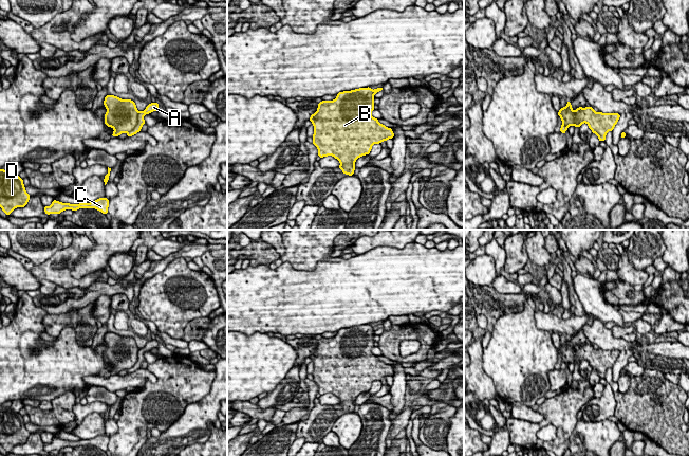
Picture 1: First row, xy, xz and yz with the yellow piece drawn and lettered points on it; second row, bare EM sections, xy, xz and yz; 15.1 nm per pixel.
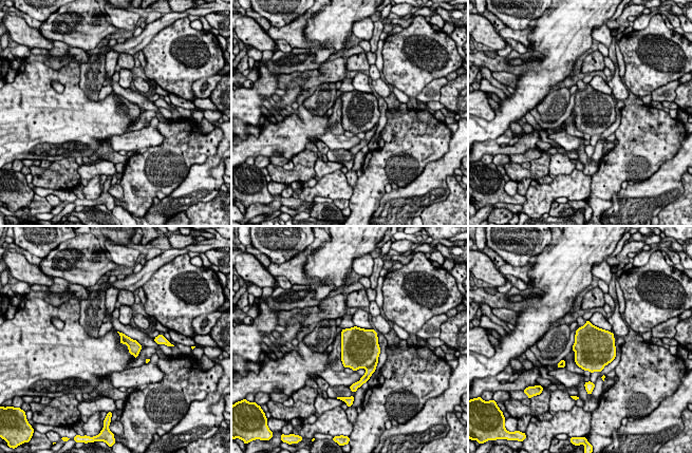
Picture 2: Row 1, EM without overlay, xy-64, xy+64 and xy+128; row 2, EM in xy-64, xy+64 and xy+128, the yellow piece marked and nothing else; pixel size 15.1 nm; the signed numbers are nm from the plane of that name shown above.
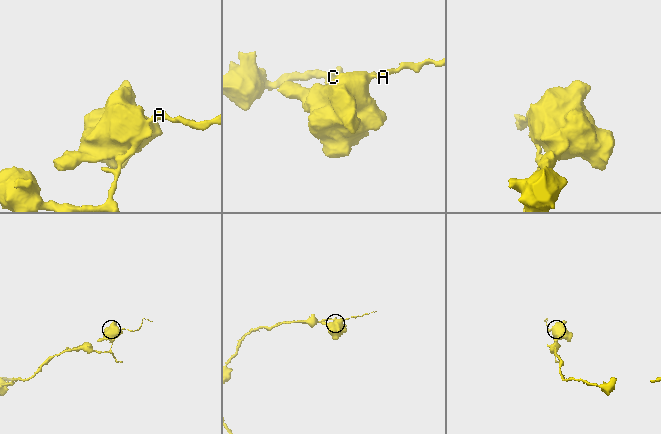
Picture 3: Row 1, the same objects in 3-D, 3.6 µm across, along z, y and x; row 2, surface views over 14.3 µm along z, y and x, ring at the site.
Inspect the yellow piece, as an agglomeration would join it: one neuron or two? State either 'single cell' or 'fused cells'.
fused cells

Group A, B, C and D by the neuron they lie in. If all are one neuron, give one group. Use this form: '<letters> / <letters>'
A C D / B

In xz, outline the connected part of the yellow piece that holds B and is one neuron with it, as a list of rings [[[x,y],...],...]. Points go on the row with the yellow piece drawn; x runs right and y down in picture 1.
[[[370,87],[339,92],[334,101],[318,103],[316,113],[312,113],[310,117],[314,126],[313,144],[318,149],[318,156],[320,158],[332,156],[337,159],[340,162],[338,168],[342,174],[354,175],[358,158],[369,154],[373,144],[380,144],[394,136],[391,128],[371,115],[374,110],[374,98]]]

